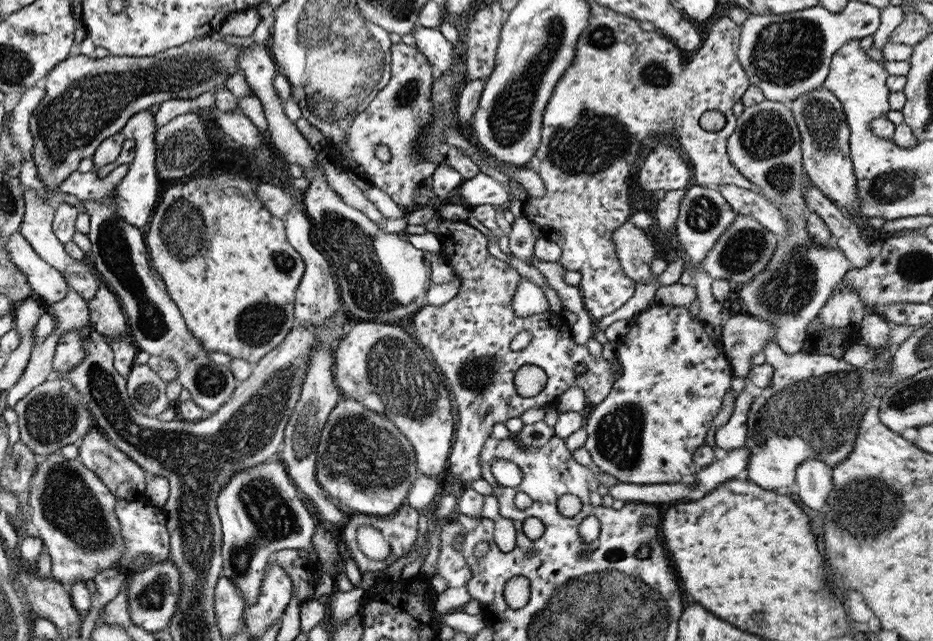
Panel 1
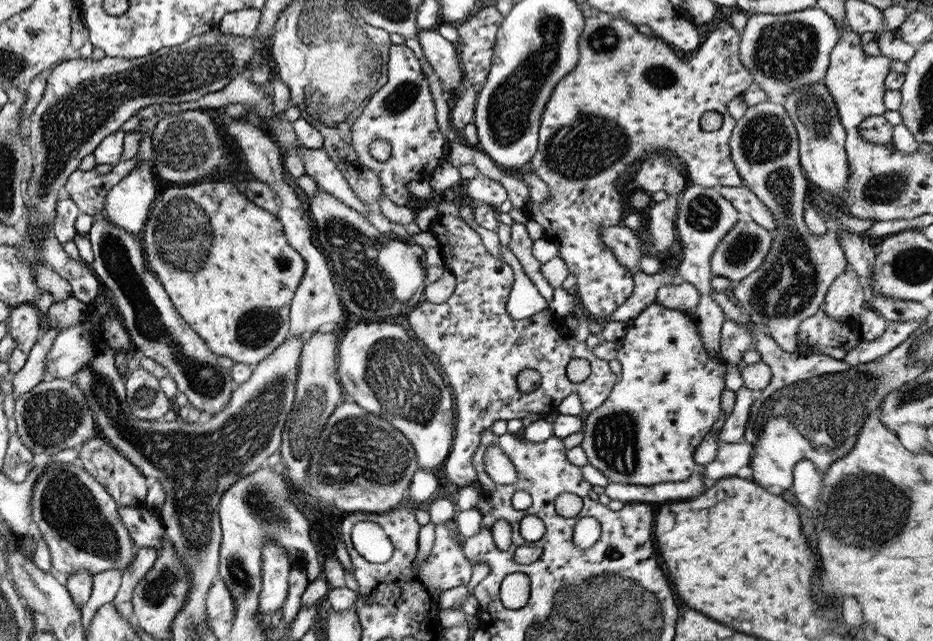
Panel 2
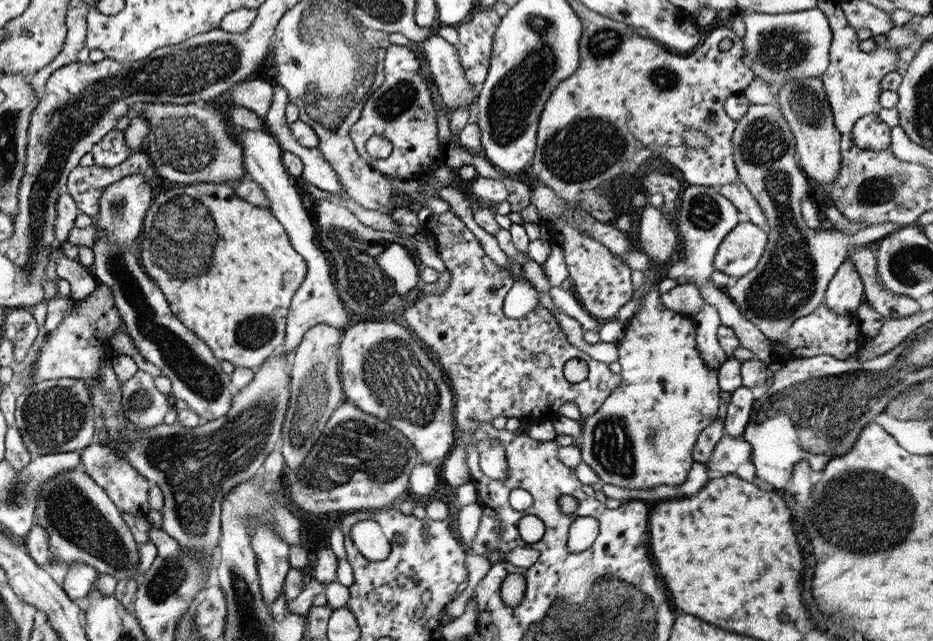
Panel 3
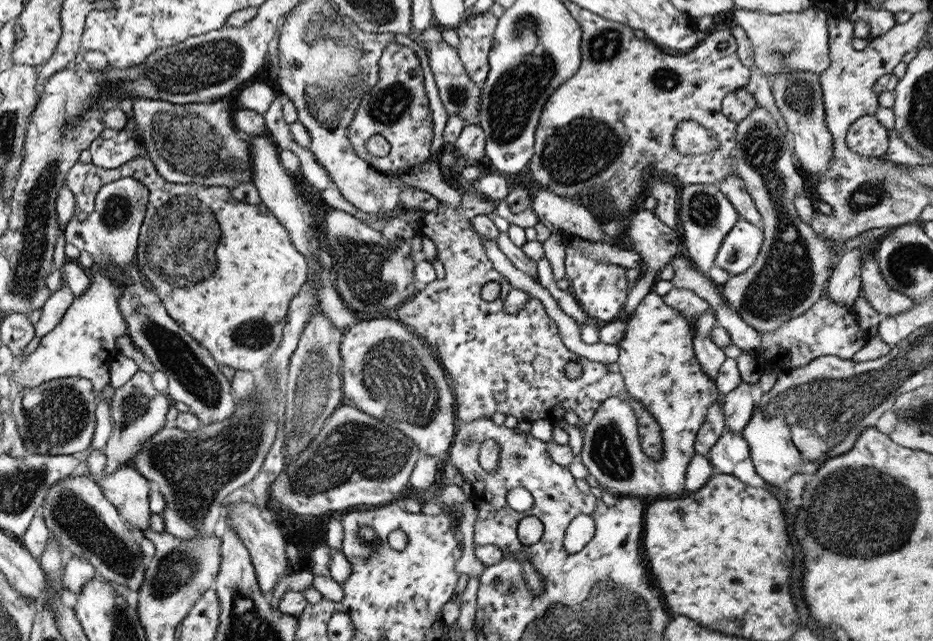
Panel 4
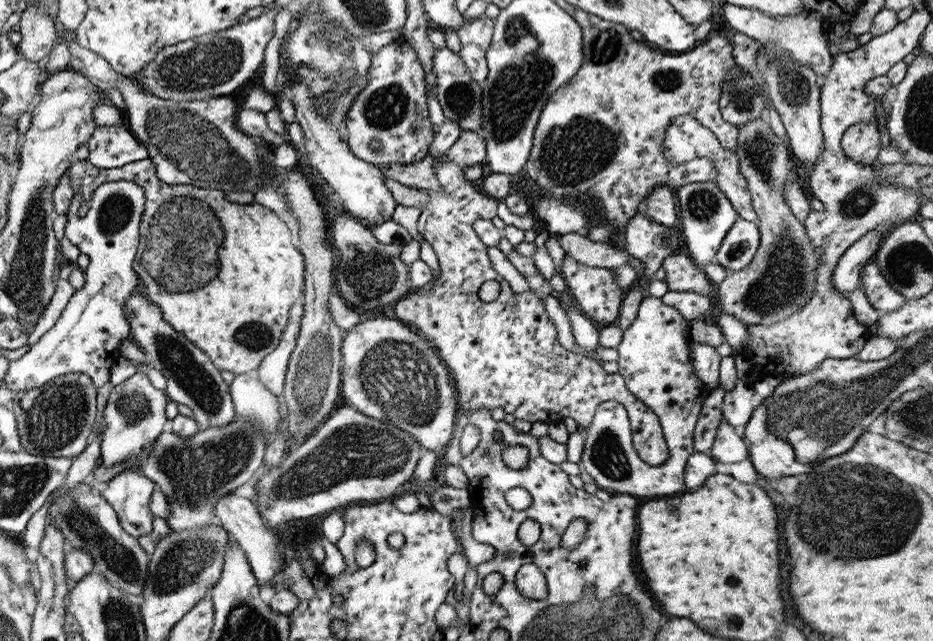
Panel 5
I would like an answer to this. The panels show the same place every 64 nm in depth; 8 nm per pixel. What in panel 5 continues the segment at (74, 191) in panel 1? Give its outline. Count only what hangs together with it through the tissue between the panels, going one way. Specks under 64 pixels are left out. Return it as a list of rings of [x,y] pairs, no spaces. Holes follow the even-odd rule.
[[[149,157],[135,162],[128,162],[119,168],[103,169],[95,168],[87,159],[83,161],[73,160],[70,167],[66,170],[66,174],[68,174],[71,188],[78,188],[80,199],[85,202],[89,200],[90,193],[103,183],[128,180],[138,184],[143,189],[145,197],[144,210],[141,214],[141,221],[139,221],[137,252],[132,262],[132,270],[140,281],[139,288],[143,294],[148,296],[148,299],[155,306],[159,307],[162,319],[183,336],[186,336],[185,339],[190,340],[199,348],[199,350],[207,356],[208,360],[211,360],[215,368],[227,370],[227,372],[232,372],[234,375],[247,373],[249,370],[255,370],[260,365],[261,360],[274,350],[277,346],[281,331],[286,325],[291,305],[295,301],[300,300],[303,294],[304,258],[295,248],[294,242],[291,240],[288,226],[271,212],[271,210],[263,208],[263,206],[255,204],[254,202],[250,204],[235,204],[235,202],[229,202],[225,199],[225,193],[220,190],[204,189],[191,185],[165,184],[162,180],[158,179],[155,167],[149,160]],[[195,272],[199,272],[199,274],[195,274]],[[203,278],[207,278],[205,284],[199,282],[199,280],[203,280]]]

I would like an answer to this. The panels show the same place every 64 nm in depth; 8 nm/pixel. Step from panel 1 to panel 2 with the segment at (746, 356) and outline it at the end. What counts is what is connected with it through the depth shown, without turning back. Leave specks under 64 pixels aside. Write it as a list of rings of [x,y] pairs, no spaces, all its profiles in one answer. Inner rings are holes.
[[[726,320],[720,328],[719,341],[720,360],[727,365],[741,367],[746,364],[741,360],[741,354],[749,348],[754,348],[752,332],[743,324]]]

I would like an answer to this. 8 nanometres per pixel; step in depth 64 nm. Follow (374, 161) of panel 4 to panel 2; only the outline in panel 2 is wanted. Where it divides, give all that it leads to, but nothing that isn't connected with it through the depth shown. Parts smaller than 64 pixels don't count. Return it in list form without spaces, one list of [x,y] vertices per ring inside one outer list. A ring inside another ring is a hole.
[[[404,43],[391,44],[388,51],[386,82],[371,96],[363,113],[351,123],[350,140],[357,162],[377,175],[382,194],[399,207],[406,205],[408,183],[426,180],[439,164],[446,139],[437,129],[434,103],[419,60]],[[375,139],[389,143],[390,156],[383,162],[375,160],[367,150]]]

